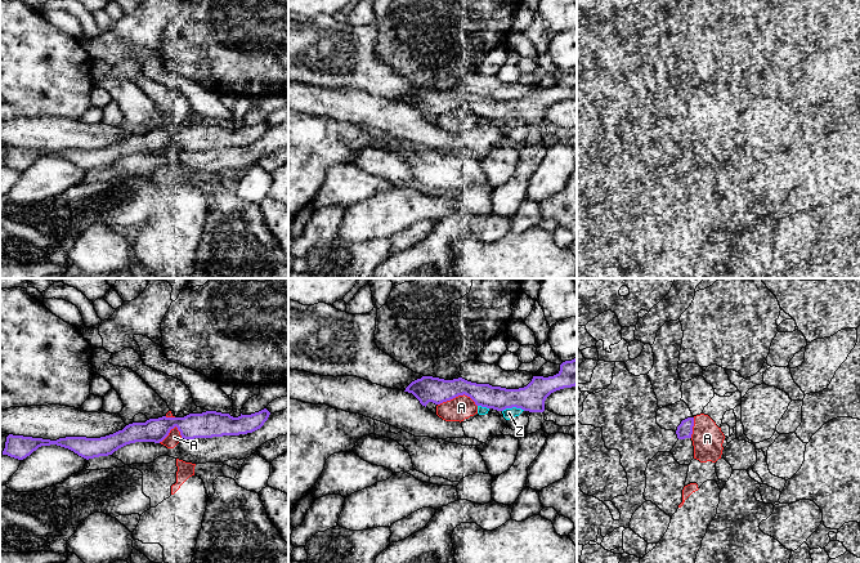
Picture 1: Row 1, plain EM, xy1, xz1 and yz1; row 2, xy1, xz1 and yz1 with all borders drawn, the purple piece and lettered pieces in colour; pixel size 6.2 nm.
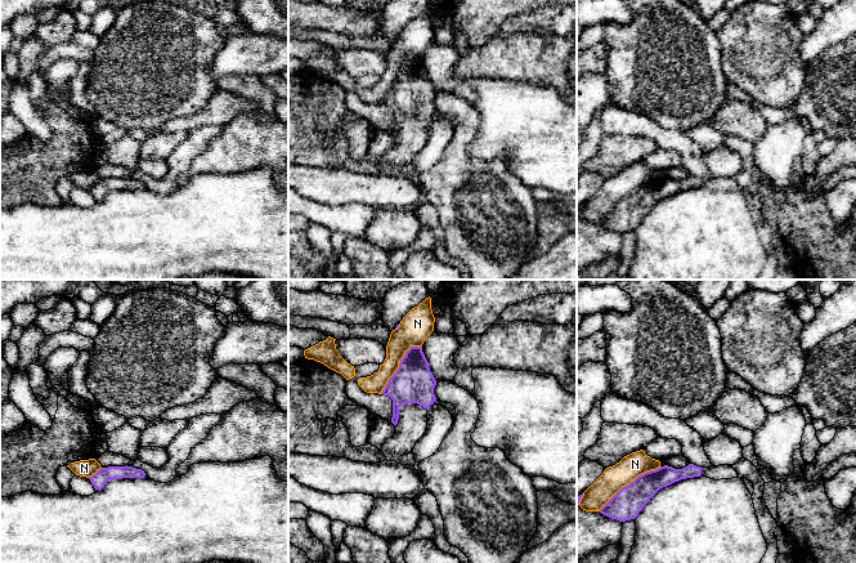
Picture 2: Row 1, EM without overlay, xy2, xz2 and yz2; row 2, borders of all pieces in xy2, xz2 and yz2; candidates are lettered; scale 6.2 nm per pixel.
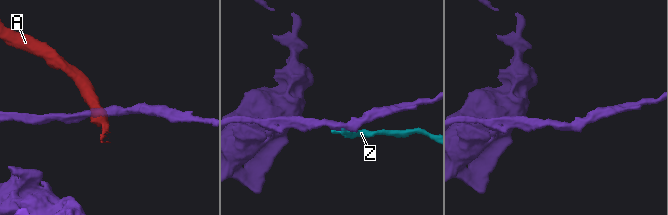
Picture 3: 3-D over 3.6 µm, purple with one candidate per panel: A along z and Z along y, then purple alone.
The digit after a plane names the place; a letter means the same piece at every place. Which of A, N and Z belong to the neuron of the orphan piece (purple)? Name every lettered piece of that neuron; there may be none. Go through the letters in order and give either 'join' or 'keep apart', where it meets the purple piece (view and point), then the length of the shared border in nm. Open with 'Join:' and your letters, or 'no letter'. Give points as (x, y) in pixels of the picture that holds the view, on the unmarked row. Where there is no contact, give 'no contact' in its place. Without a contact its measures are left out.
Join: no letter
A: keep apart; contact xz1 (458, 106); length 240 nm
N: keep apart; contact yz2 (631, 193); length 480 nm
Z: keep apart; contact xz1 (513, 117); length 140 nm

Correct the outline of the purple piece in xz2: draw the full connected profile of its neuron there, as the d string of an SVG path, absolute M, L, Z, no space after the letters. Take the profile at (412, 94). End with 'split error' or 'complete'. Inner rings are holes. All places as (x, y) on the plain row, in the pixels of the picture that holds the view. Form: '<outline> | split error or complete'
M411 58L400 71L395 85L389 90L381 106L393 111L391 134L395 144L386 151L381 162L387 173L396 173L400 167L413 165L416 153L423 147L427 139L427 121L436 112L434 99L436 91L430 82L429 73L421 58Z | split error

